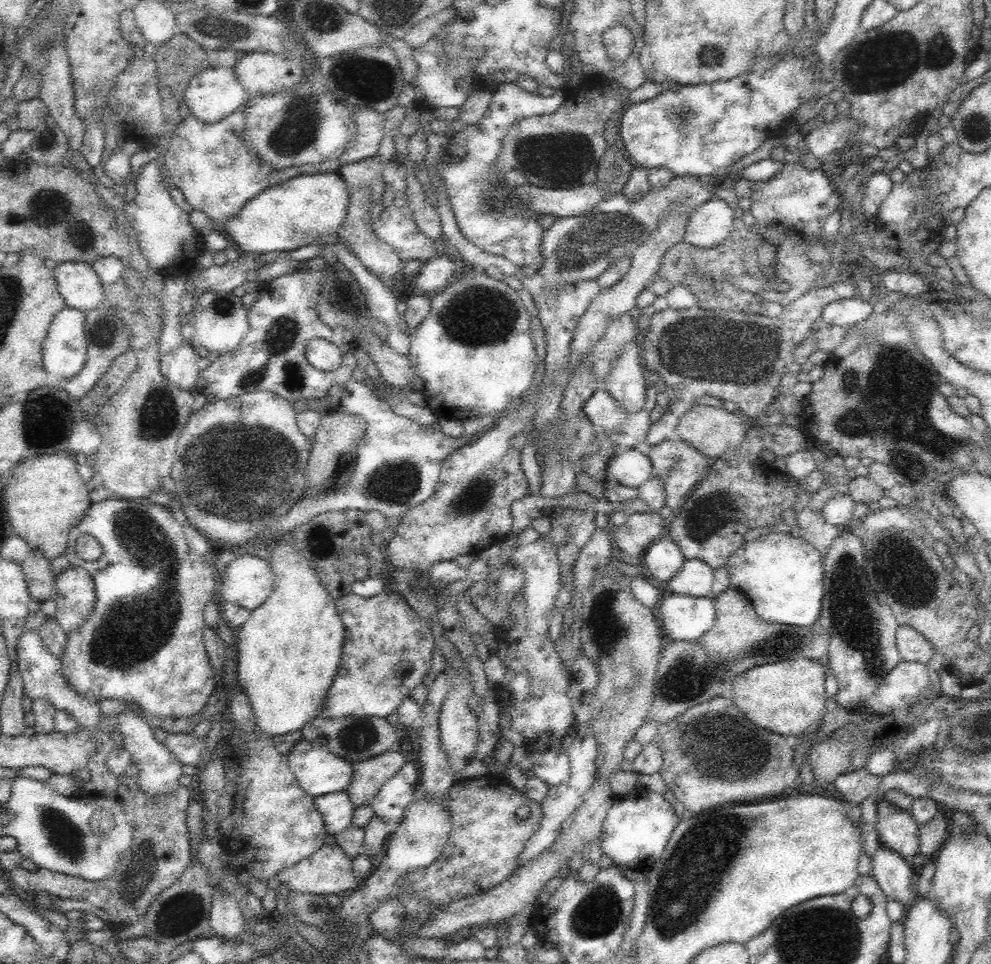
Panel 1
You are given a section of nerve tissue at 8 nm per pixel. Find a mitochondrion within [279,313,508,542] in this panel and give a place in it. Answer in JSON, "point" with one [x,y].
{"point":[394,485]}

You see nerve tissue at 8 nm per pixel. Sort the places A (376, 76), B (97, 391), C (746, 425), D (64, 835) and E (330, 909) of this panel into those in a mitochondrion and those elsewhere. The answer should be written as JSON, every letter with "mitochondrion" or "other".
{"A":"mitochondrion","B":"other","C":"other","D":"mitochondrion","E":"other"}

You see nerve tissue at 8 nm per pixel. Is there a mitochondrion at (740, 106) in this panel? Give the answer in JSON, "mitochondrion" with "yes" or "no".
{"mitochondrion":"no"}

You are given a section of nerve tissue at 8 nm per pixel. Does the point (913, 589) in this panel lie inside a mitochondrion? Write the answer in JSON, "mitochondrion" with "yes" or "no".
{"mitochondrion":"yes"}

